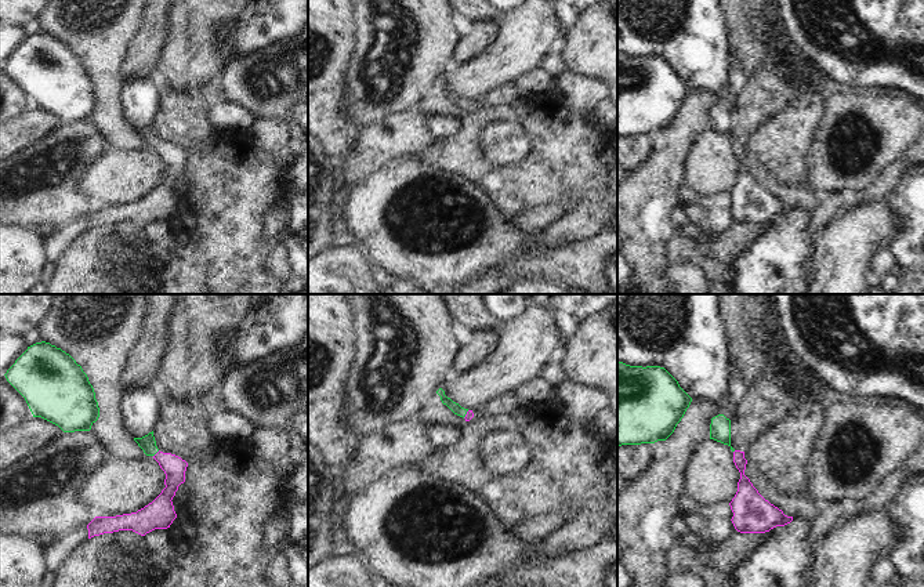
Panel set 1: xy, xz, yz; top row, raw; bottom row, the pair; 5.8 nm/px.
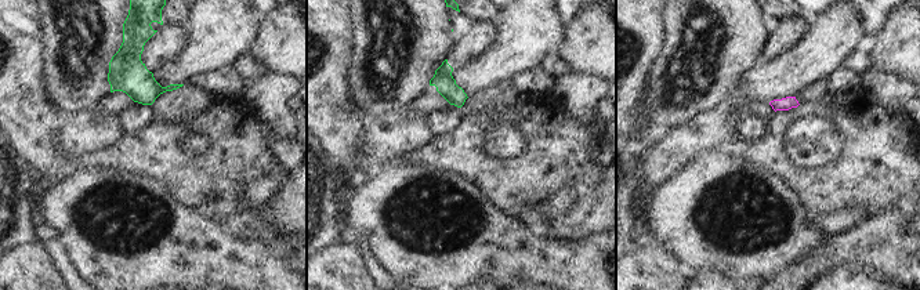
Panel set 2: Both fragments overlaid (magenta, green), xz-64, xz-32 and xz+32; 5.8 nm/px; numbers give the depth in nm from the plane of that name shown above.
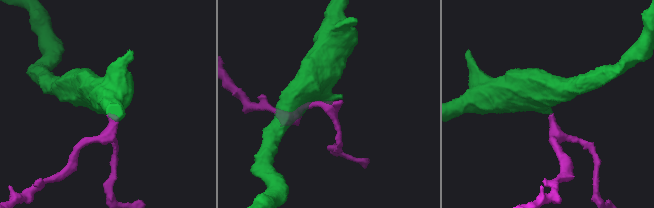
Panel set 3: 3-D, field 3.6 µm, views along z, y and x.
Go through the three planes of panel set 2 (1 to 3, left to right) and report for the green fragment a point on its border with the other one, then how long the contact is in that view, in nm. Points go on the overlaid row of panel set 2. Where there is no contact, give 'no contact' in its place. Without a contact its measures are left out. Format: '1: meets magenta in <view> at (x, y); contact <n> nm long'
1: no contact
2: no contact
3: no contact

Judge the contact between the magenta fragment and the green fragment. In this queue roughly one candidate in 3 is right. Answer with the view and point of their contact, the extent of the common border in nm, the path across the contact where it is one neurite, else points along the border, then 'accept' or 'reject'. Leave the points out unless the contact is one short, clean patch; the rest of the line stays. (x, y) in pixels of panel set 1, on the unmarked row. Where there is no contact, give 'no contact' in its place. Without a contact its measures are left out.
contact xy (156, 144); length 50 nm; way xy (174, 158), (156, 144), (148, 134); accept

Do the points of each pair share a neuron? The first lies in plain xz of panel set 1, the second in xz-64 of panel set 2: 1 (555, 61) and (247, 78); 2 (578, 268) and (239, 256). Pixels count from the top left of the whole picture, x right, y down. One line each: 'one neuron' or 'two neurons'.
1: one neuron
2: one neuron

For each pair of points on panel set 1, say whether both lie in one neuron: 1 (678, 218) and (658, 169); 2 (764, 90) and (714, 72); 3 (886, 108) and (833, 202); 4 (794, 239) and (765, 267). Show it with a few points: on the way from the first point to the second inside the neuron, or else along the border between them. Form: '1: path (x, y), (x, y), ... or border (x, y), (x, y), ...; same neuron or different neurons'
1: border (678, 205), (673, 210), (673, 228), (676, 231); different neurons
2: border (736, 95), (736, 102), (729, 109); different neurons
3: border (832, 192), (844, 194); different neurons
4: path (787, 246), (772, 261); same neuron

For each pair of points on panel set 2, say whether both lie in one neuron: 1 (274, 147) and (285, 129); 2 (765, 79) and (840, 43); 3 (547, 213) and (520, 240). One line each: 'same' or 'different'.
1: different
2: same
3: different

